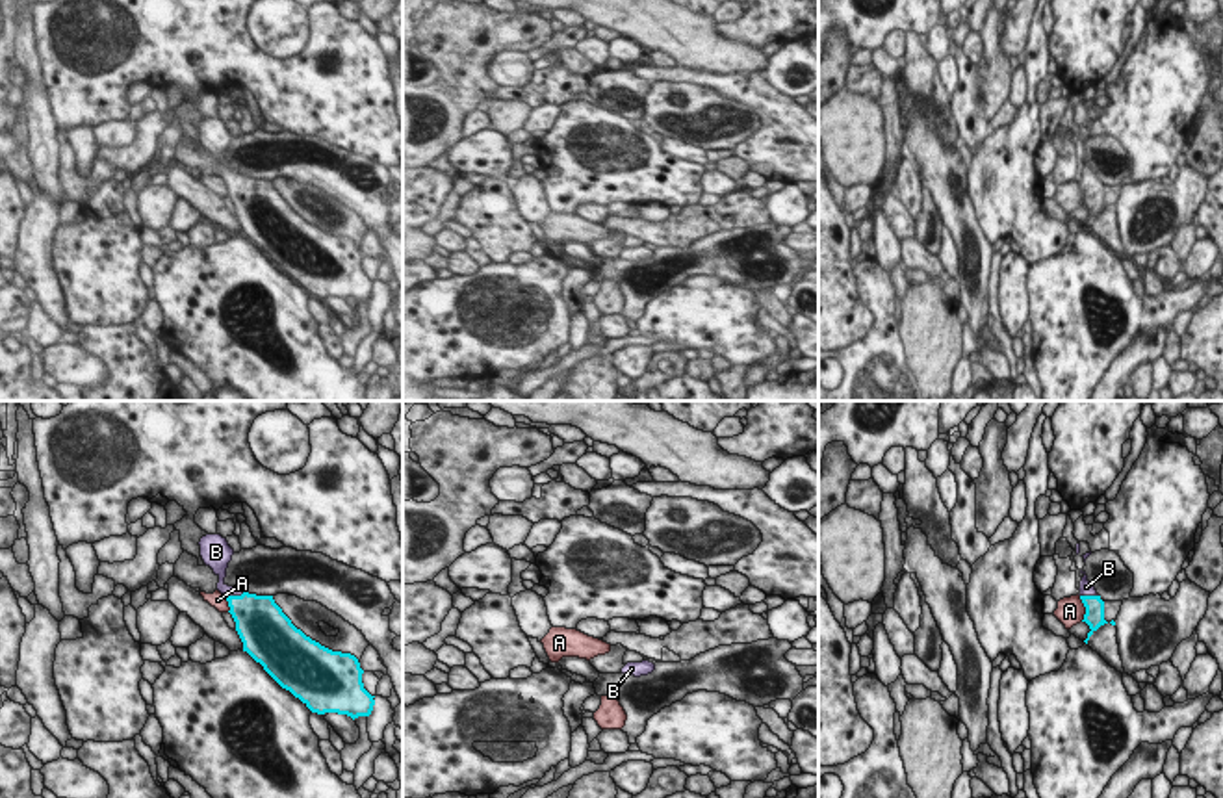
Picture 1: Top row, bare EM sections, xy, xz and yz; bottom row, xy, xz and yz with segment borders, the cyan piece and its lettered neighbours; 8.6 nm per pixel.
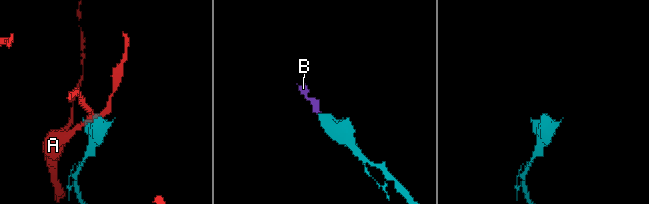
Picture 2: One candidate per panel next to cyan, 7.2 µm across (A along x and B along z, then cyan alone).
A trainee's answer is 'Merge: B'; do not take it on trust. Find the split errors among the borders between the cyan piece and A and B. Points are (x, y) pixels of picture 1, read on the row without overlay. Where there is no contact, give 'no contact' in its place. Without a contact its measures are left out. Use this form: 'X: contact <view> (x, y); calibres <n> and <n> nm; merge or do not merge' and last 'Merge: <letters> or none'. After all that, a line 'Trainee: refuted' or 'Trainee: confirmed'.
A: contact yz (1086, 193); calibres 170 and 240 nm; do not merge
B: contact yz (1090, 180); calibres 170 and 130 nm; merge
Merge: B
Trainee: confirmed

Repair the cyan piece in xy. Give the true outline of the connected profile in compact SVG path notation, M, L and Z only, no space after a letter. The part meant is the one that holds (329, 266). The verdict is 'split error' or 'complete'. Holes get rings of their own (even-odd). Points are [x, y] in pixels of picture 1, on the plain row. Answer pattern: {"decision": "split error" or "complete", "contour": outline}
{"decision": "split error", "contour": "M221 119L199 126L200 141L219 161L236 215L247 236L264 254L312 297L338 297L353 304L369 301L375 290L362 267L364 254L351 238L332 236L297 213L273 180L256 180L225 167L234 134Z"}

